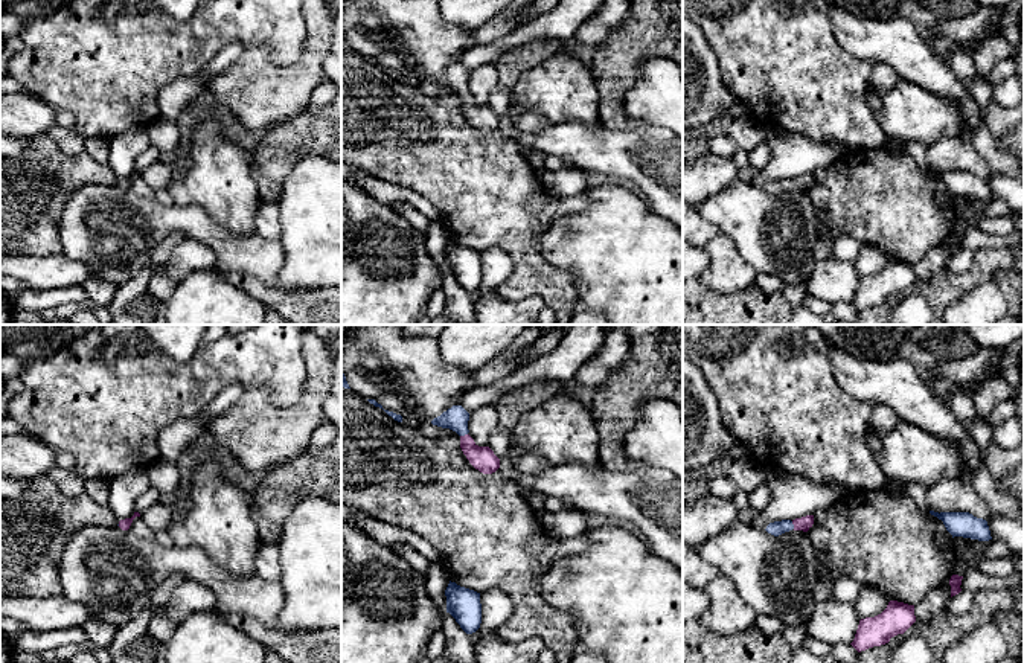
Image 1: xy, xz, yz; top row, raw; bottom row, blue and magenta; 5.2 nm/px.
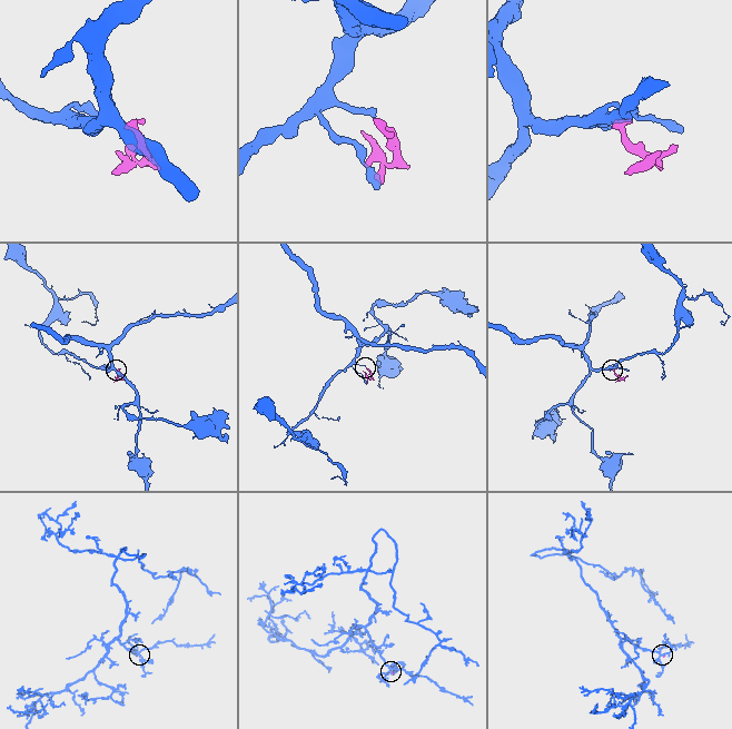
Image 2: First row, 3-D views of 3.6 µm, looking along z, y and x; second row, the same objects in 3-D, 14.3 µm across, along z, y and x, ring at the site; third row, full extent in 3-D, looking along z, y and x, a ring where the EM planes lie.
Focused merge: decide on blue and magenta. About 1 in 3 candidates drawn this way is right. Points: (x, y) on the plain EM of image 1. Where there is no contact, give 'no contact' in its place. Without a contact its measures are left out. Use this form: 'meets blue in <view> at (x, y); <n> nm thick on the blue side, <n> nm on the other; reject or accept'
meets blue in xz at (464, 93); 130 nm thick on the blue side, 130 nm on the other; accept

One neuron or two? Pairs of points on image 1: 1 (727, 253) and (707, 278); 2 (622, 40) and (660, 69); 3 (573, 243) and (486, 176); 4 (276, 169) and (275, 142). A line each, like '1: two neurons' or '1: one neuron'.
1: one neuron
2: two neurons
3: two neurons
4: one neuron

